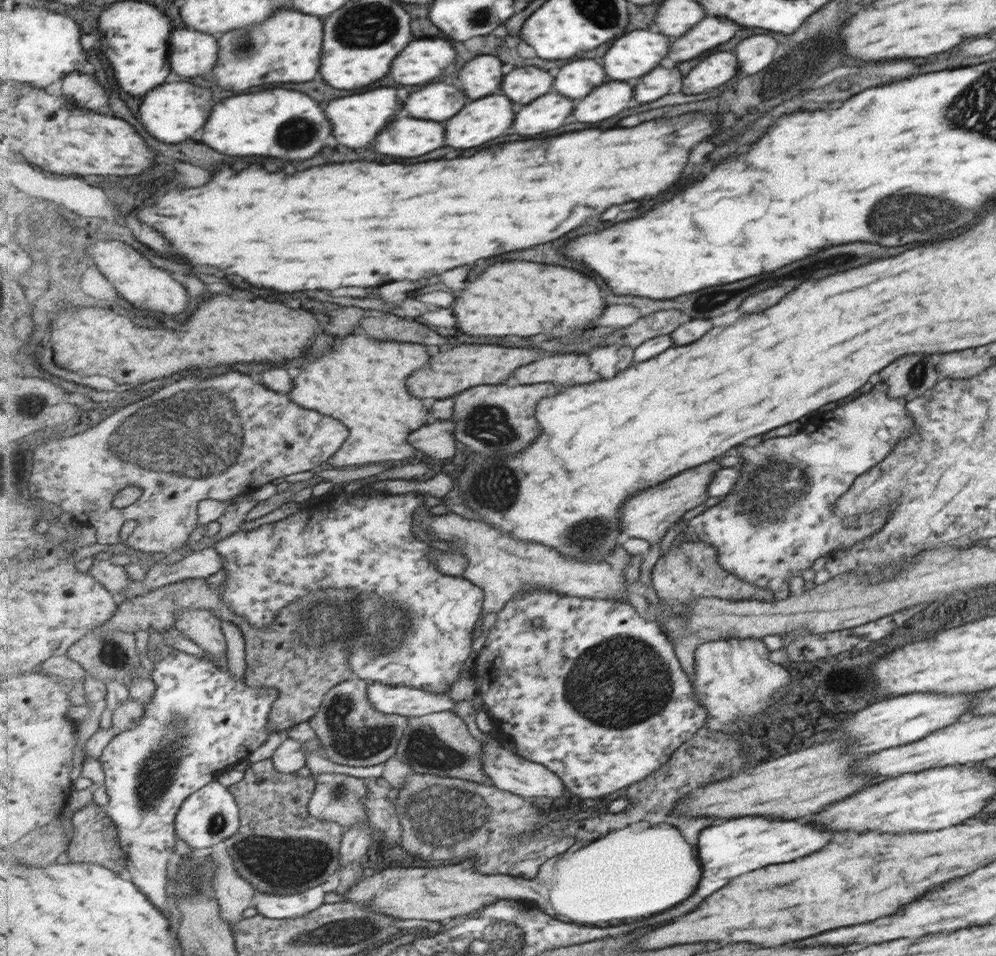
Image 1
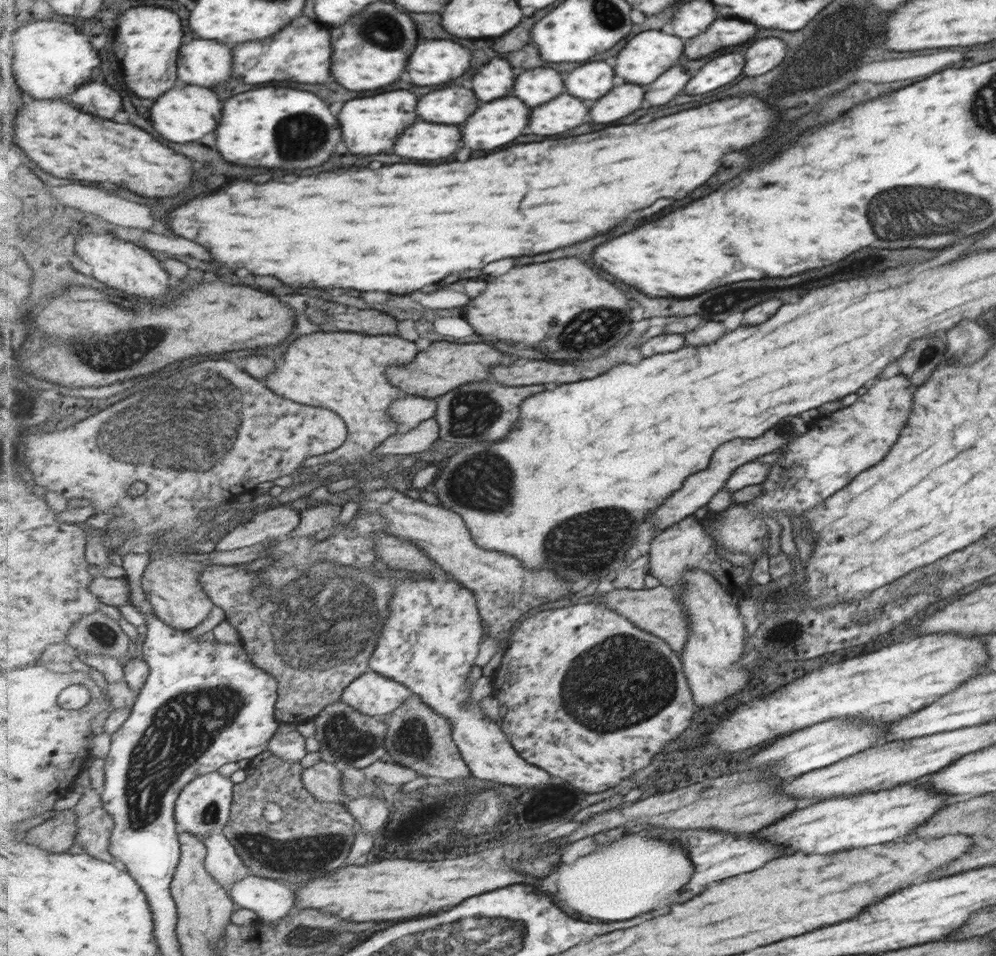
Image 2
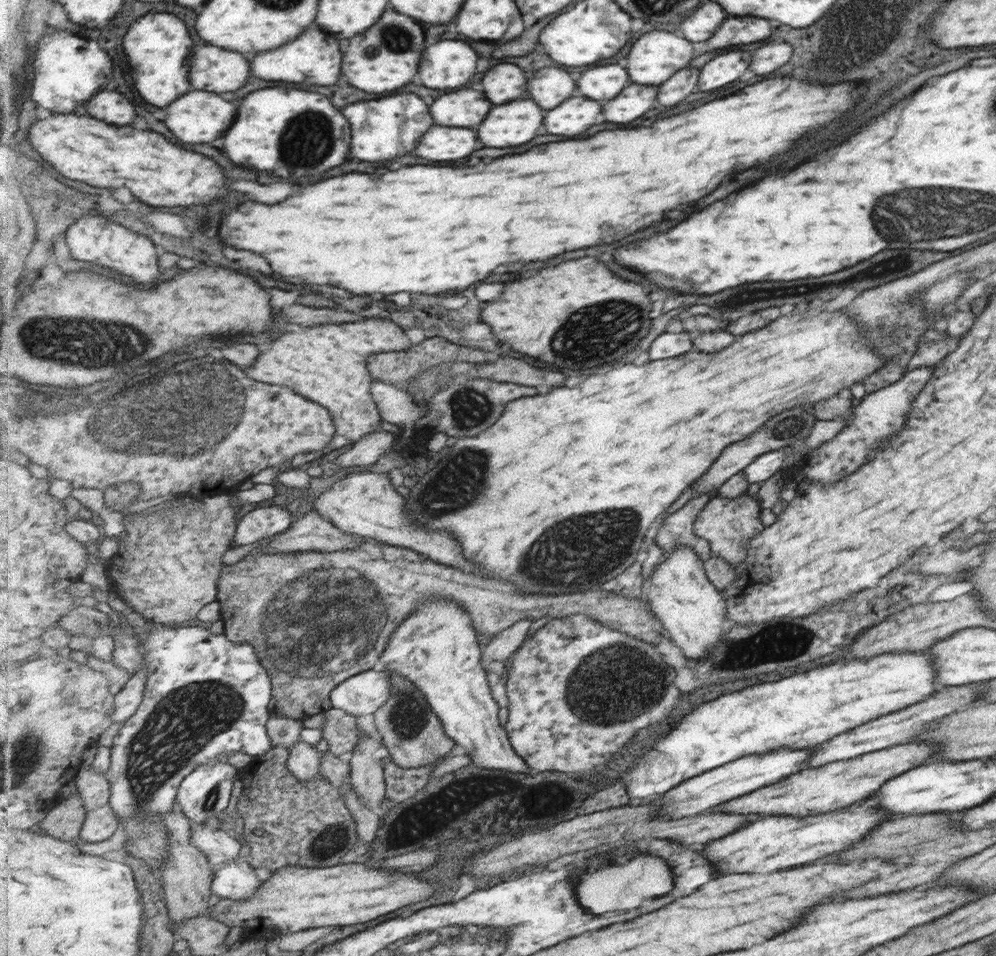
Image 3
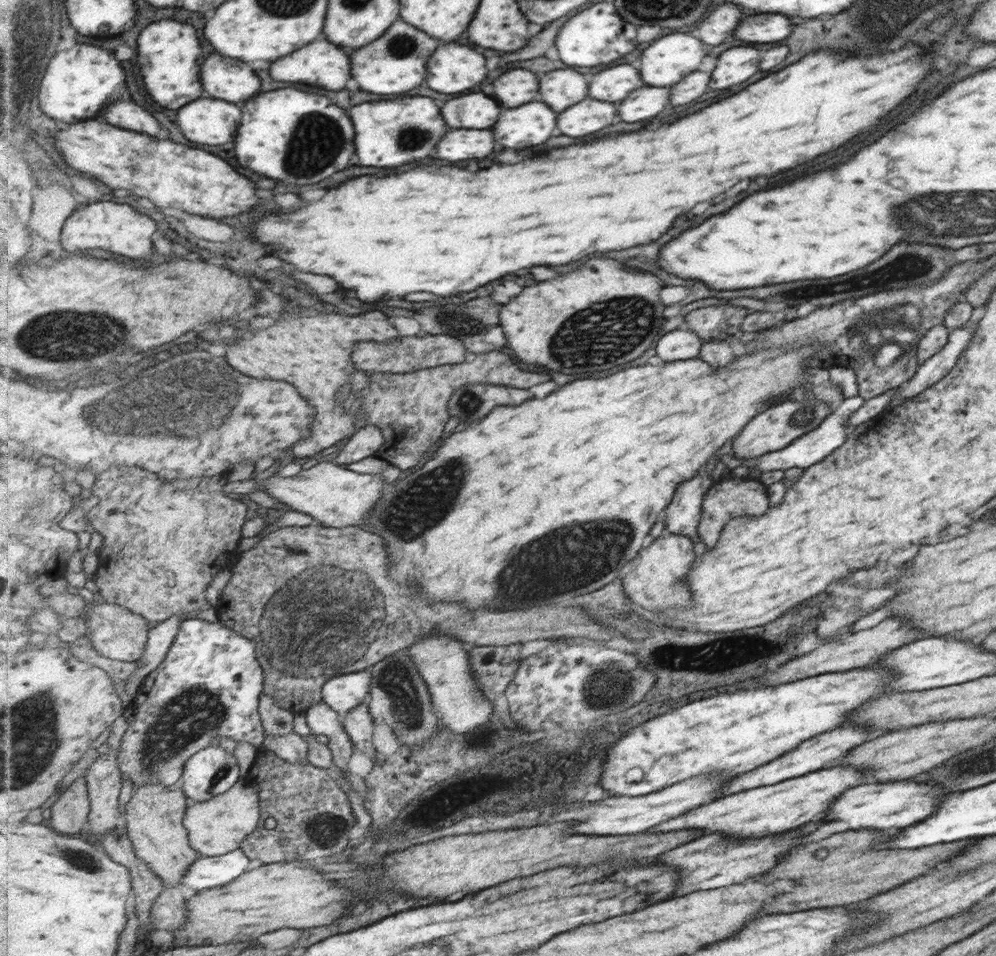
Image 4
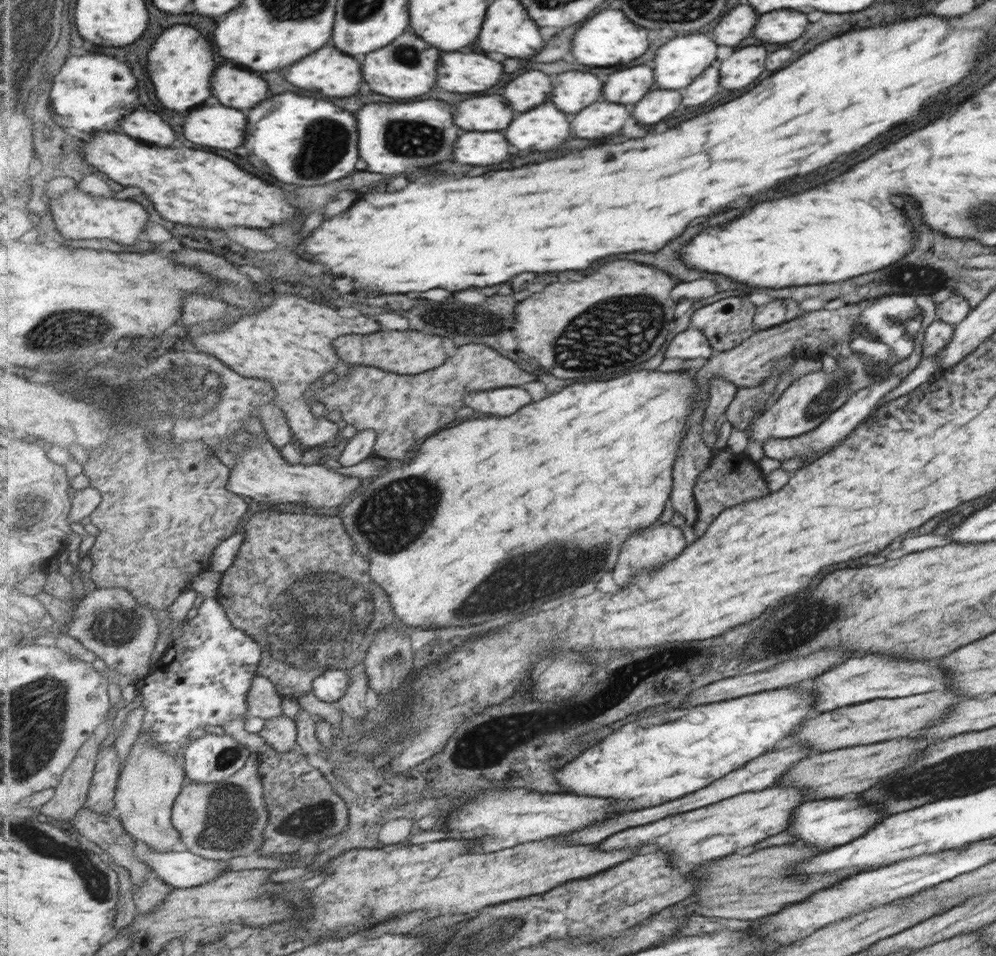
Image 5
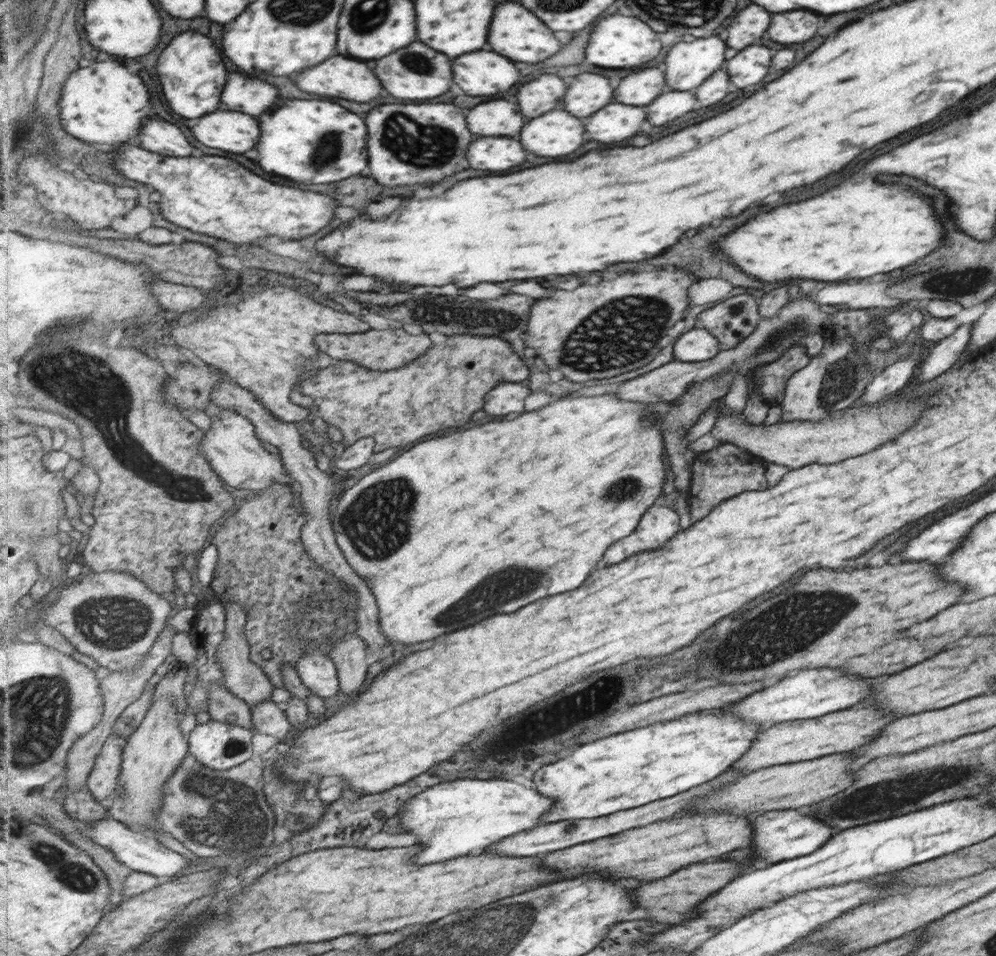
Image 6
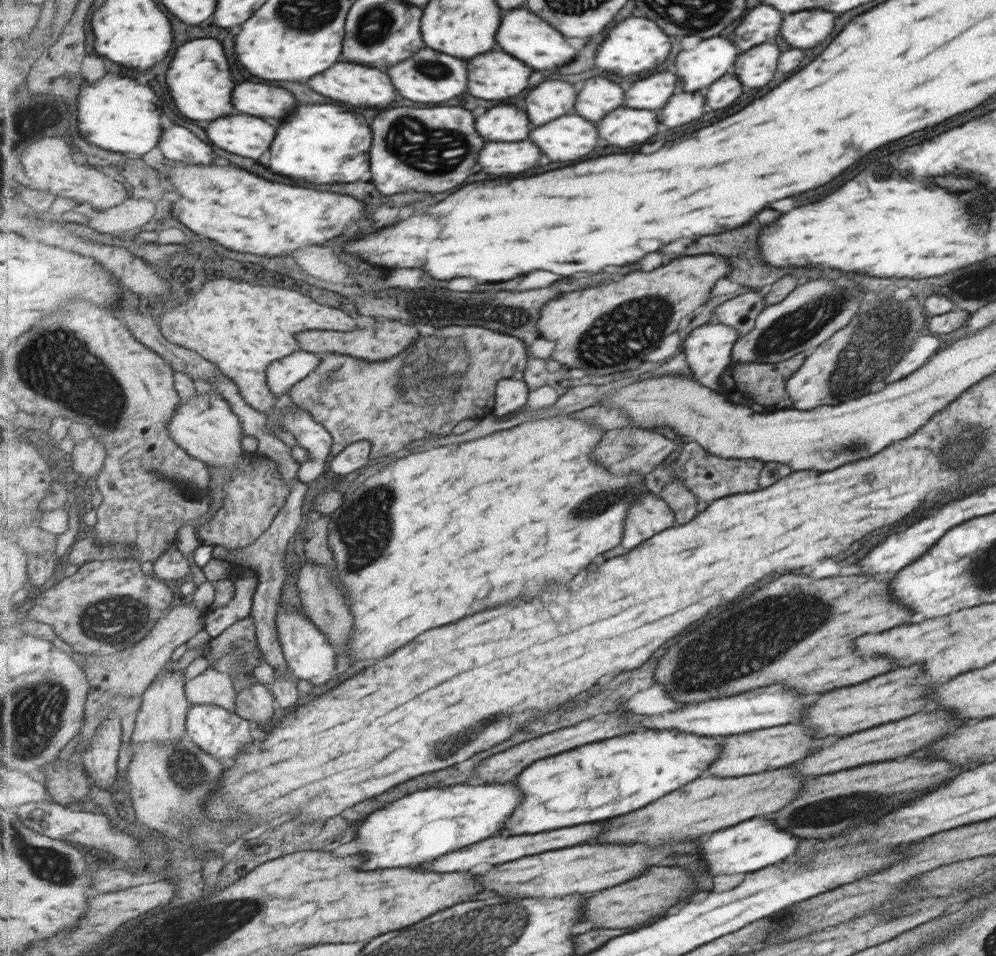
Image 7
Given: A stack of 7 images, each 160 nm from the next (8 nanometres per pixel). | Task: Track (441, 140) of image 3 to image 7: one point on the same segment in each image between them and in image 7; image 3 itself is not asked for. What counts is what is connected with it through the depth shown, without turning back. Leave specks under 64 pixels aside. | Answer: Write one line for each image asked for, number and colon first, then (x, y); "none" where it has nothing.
4: (460, 144)
5: (478, 148)
6: (498, 154)
7: (498, 157)

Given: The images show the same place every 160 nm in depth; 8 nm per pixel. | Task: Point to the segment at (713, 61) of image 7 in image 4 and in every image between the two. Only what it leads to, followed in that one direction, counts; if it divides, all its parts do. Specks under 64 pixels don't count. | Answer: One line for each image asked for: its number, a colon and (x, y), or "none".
4: (665, 62)
5: (681, 59)
6: (688, 63)

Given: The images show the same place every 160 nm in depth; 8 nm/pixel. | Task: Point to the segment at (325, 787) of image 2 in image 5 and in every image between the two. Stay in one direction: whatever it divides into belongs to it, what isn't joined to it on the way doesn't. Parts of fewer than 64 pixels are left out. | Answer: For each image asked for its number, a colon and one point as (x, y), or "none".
3: (305, 762)
4: (292, 747)
5: (281, 733)

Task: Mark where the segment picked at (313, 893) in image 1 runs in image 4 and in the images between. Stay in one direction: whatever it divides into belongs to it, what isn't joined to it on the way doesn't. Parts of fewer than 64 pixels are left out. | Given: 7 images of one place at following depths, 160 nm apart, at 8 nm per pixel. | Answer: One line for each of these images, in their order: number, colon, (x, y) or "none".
2: (270, 900)
3: (236, 879)
4: (210, 872)

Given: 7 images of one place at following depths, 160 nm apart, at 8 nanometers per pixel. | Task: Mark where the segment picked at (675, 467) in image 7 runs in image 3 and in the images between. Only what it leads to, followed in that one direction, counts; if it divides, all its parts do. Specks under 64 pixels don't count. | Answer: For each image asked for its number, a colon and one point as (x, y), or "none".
3: (726, 524)
4: (727, 498)
5: (729, 479)
6: (717, 474)

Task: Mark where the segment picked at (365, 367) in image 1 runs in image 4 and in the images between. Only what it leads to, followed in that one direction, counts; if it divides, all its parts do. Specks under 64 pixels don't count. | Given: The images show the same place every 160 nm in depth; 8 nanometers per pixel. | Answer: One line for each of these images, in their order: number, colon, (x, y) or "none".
2: (344, 371)
3: (328, 364)
4: (313, 353)

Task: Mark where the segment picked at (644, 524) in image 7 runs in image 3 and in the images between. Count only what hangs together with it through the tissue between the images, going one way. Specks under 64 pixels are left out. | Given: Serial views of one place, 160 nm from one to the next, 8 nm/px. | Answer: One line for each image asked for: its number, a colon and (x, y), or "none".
3: (684, 602)
4: (656, 582)
5: (659, 543)
6: (660, 522)

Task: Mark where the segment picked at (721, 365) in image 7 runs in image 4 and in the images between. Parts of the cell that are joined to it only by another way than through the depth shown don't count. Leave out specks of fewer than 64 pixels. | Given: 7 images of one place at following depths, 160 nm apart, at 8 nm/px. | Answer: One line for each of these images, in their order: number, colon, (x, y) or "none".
4: (677, 345)
5: (692, 343)
6: (697, 345)

